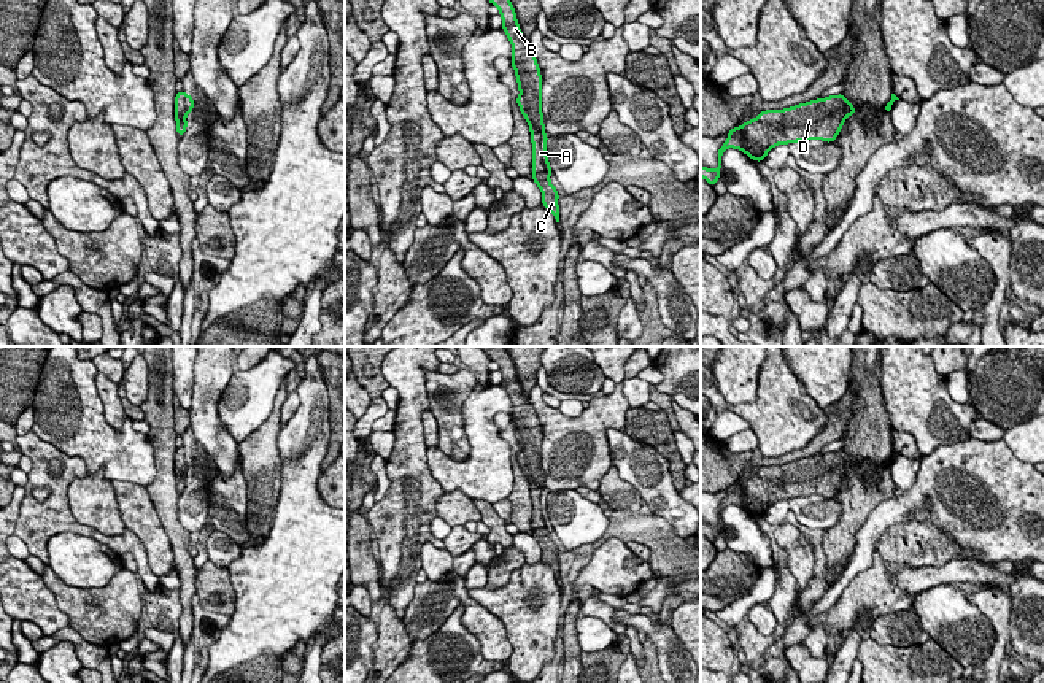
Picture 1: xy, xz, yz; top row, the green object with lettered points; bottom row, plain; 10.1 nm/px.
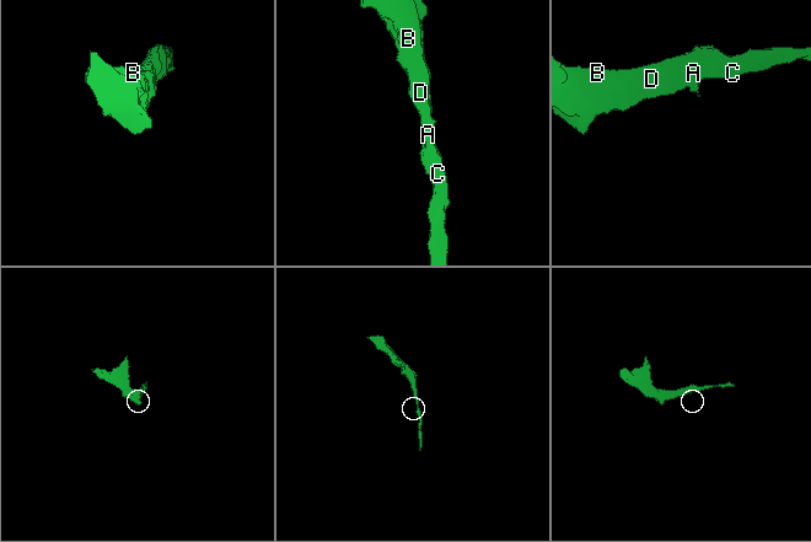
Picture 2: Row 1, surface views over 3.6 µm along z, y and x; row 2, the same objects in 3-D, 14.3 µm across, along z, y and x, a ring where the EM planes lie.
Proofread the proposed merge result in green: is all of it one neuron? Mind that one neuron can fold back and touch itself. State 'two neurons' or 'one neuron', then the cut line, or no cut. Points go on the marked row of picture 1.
one neuron; no cut

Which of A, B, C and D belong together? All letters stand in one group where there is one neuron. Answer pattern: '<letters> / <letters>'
A B C D

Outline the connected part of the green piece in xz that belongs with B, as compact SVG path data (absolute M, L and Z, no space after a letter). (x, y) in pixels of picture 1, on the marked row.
M488 0L499 8L502 30L512 44L512 68L518 83L520 95L515 98L526 119L532 145L532 181L542 192L542 206L545 206L559 222L559 194L551 184L550 175L555 172L548 162L545 122L542 113L542 73L534 51L523 37L516 19L515 6L510 0Z

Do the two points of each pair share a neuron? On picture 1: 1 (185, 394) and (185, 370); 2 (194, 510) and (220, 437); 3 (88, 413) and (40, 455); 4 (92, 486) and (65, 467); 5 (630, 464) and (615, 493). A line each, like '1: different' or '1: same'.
1: same
2: different
3: different
4: different
5: different

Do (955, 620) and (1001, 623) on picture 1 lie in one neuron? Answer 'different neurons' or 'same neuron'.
different neurons

